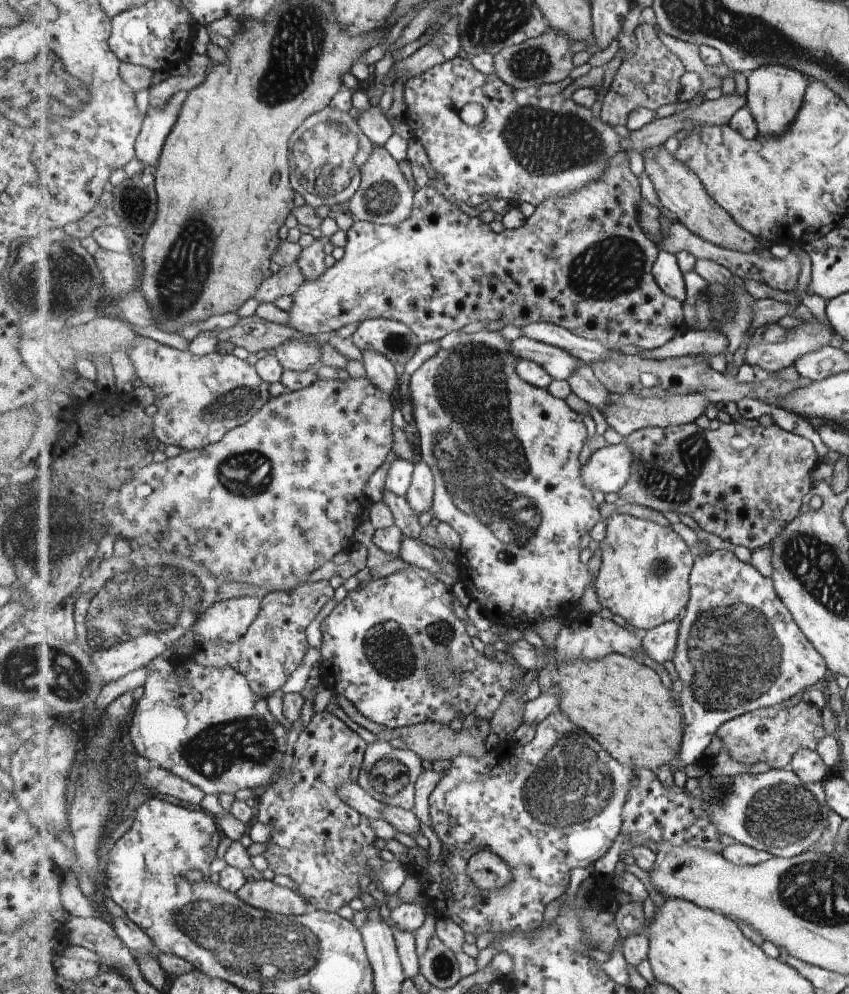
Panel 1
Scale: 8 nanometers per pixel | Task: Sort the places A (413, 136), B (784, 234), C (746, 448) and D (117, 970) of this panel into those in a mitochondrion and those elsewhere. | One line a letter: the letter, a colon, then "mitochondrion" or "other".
A: other
B: other
C: other
D: other

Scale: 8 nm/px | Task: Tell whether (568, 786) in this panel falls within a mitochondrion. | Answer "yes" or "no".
yes

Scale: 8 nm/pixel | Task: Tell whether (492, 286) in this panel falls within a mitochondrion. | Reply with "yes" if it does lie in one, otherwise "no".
no

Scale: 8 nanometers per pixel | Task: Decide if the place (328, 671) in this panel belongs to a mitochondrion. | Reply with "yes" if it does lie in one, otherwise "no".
no

